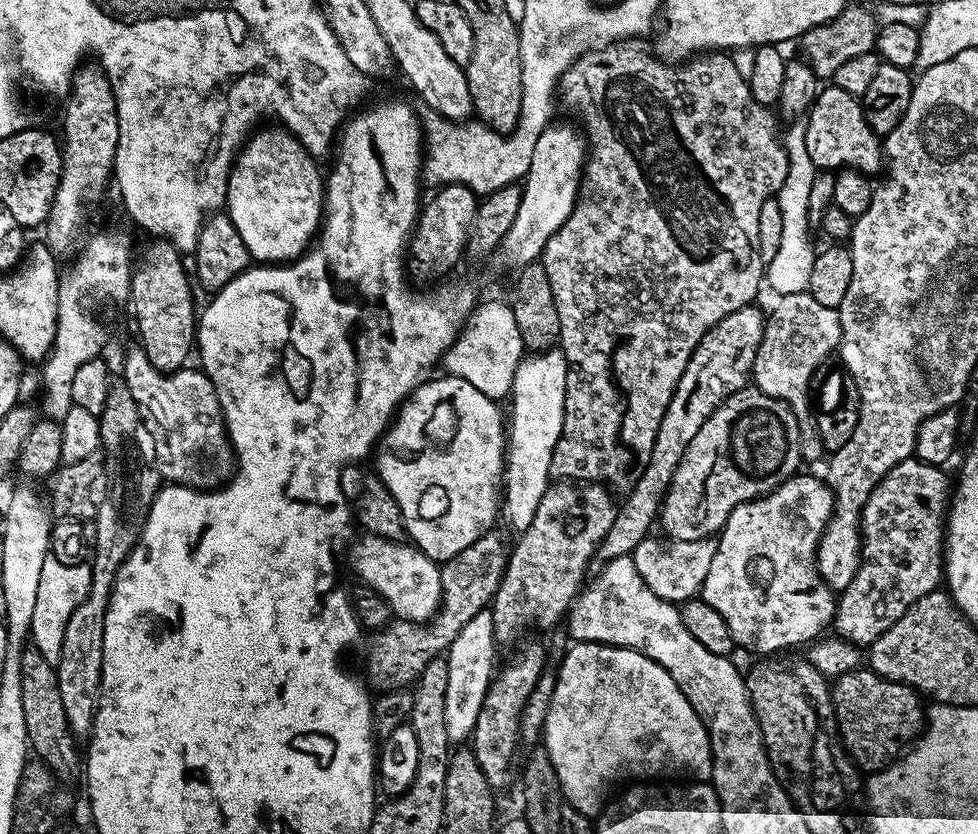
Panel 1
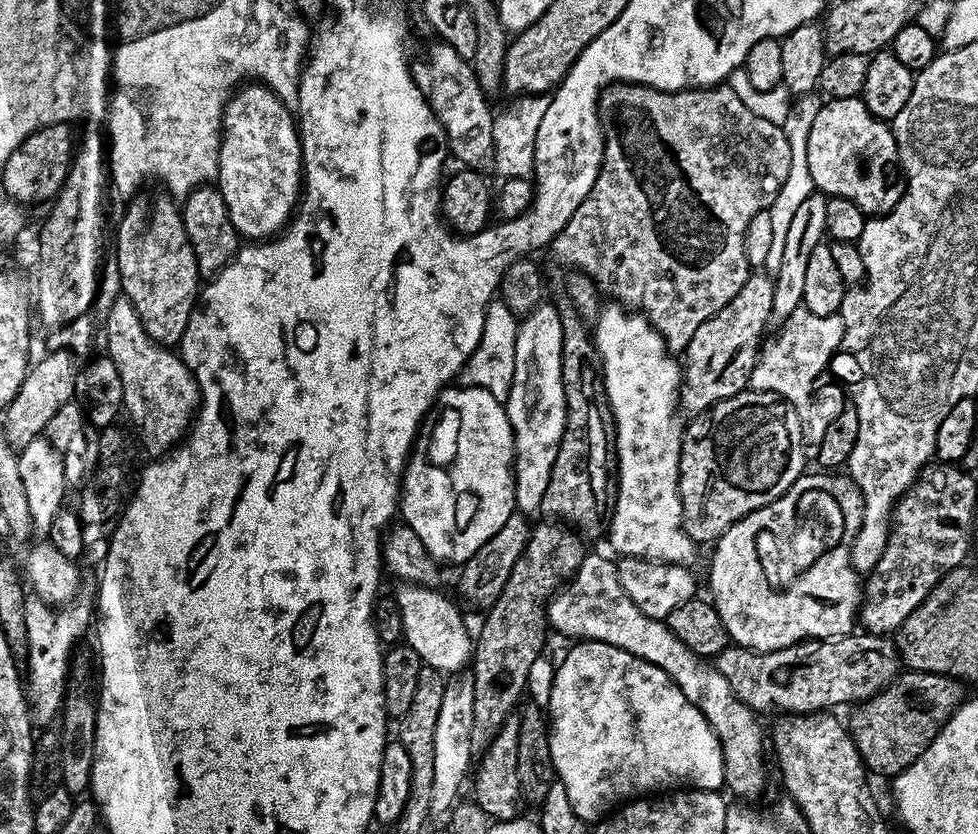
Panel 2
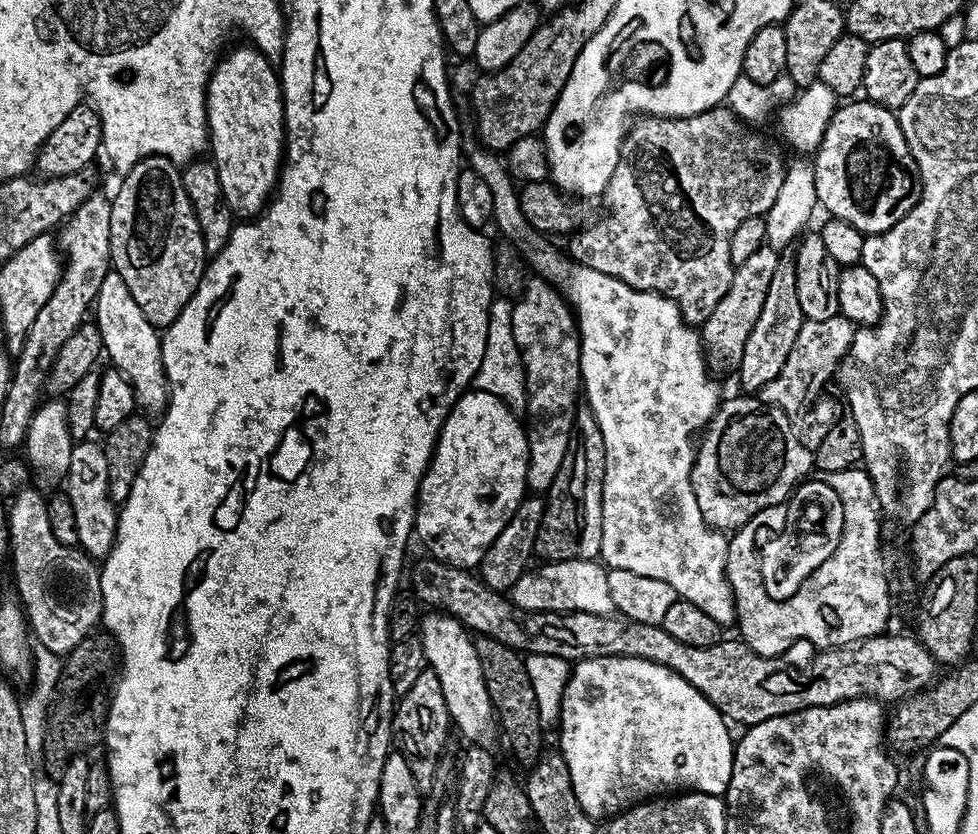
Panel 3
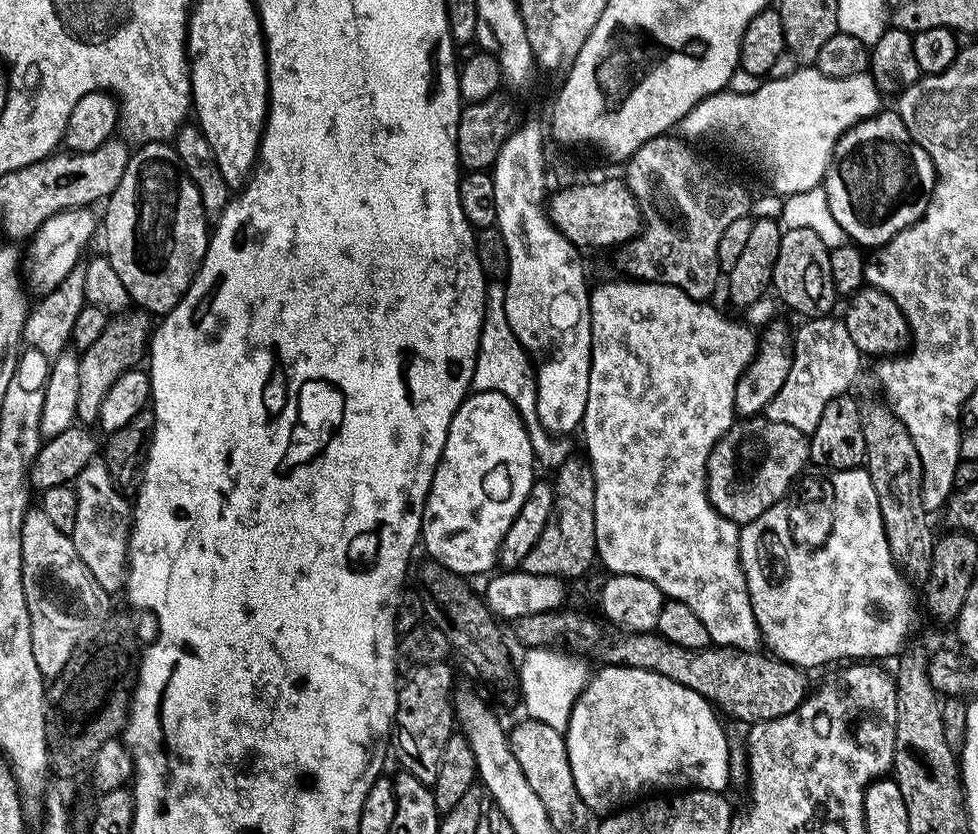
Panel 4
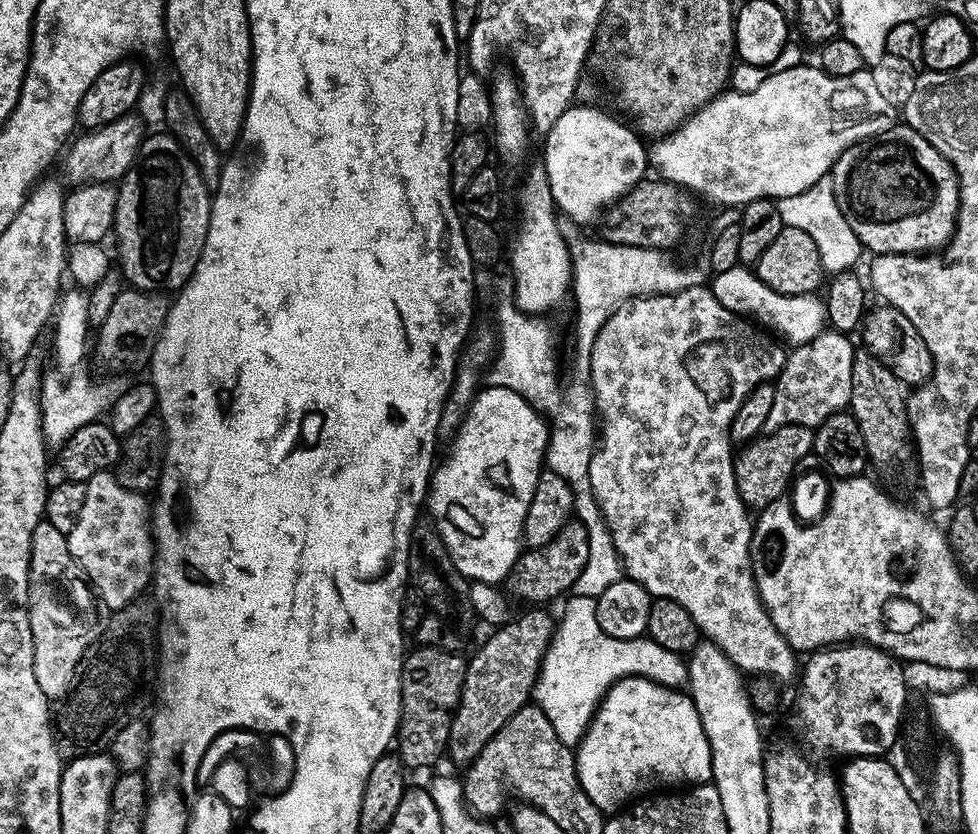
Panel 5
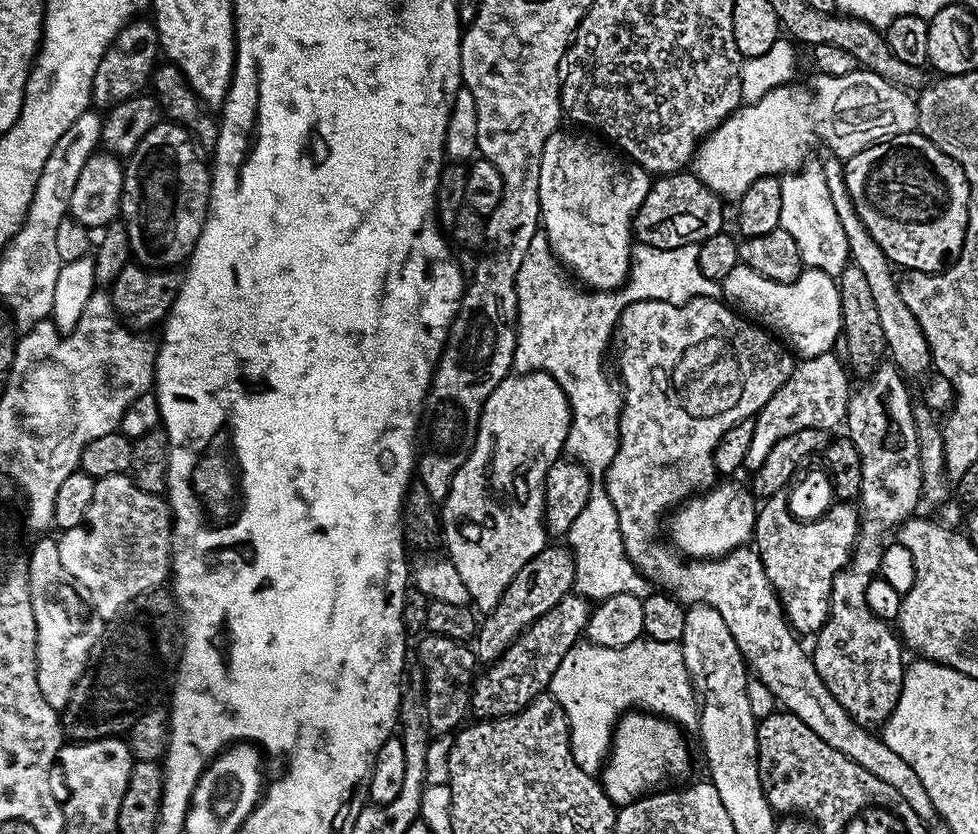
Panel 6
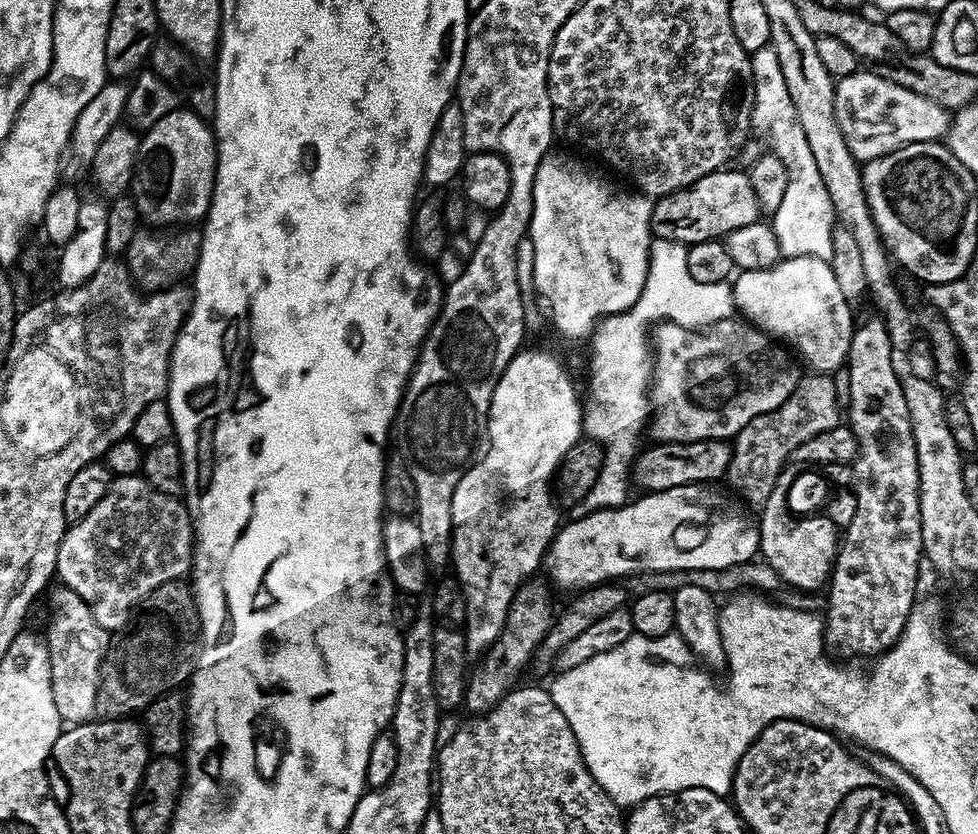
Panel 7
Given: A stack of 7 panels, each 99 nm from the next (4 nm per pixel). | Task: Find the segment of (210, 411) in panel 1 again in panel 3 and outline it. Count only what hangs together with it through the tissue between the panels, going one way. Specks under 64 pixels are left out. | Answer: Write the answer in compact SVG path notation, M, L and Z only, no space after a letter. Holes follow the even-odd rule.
M114 270L108 271L106 278L102 278L102 284L98 286L94 323L101 332L103 351L112 359L109 360L111 367L120 371L130 382L137 409L149 417L159 417L168 403L168 379L164 374L160 350L162 336L146 318L146 314L142 314L138 302L130 298L130 289L126 282L122 282L122 274Z

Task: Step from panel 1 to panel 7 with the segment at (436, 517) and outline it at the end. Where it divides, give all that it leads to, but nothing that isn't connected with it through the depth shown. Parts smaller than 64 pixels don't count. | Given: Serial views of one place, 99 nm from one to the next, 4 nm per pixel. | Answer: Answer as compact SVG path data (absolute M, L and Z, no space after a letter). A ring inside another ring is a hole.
M525 347L516 353L516 356L506 366L502 378L498 378L498 386L494 386L494 398L490 402L490 414L488 415L488 439L486 447L483 449L479 460L473 464L466 474L462 474L462 482L458 482L458 490L454 490L454 506L452 507L452 558L451 563L456 564L454 575L459 580L466 594L466 619L462 625L464 641L468 647L469 657L480 658L487 652L489 646L500 637L504 629L504 623L510 610L510 602L514 594L520 589L520 585L529 578L535 577L536 567L543 565L546 560L546 553L549 544L552 543L553 536L558 531L556 524L556 504L550 485L559 469L560 463L564 461L564 456L576 444L580 443L584 430L584 410L581 397L576 397L576 388L572 385L572 380L568 377L568 372L564 369L564 364L556 356L551 356L548 352L539 352L536 348Z

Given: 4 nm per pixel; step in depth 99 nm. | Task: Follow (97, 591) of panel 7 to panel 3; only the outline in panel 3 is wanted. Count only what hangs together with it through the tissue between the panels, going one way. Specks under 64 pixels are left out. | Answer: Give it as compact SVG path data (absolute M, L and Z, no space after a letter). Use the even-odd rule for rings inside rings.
M89 438L73 443L70 450L70 466L62 484L74 506L74 519L78 521L78 545L93 560L100 562L112 549L116 537L117 505L108 498L108 467L103 443Z

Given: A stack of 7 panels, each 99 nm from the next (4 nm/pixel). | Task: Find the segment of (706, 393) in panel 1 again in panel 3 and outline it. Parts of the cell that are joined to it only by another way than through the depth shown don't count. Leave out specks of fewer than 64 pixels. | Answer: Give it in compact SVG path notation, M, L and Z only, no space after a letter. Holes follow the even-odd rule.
M762 247L754 250L746 262L735 265L730 290L722 294L722 302L714 306L714 310L706 318L702 325L702 339L706 349L706 359L713 369L724 367L736 370L742 358L742 352L746 347L746 338L762 313L762 306L765 305L766 292L769 289L770 278L777 269L779 251L775 248Z

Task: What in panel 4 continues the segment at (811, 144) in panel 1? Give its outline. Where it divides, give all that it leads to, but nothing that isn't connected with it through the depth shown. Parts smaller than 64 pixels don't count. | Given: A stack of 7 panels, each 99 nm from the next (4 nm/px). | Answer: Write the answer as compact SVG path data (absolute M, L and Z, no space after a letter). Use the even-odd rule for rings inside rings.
M881 110L842 134L822 187L845 237L861 249L875 250L922 219L935 185L930 154L910 138L899 111Z

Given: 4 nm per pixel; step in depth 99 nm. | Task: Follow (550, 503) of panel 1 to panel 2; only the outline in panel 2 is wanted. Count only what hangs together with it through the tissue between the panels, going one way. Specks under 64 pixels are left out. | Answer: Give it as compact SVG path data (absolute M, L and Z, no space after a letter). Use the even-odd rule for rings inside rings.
M560 522L544 523L548 524L540 524L537 528L535 525L529 531L528 545L522 550L518 562L514 562L514 570L510 570L510 578L506 578L502 594L496 599L496 603L487 609L485 616L488 617L485 618L480 633L475 633L474 636L474 651L470 661L474 686L474 730L470 730L470 746L476 754L483 754L488 749L498 730L517 711L521 703L520 695L523 697L528 687L530 666L534 666L534 662L541 659L544 631L549 631L550 628L546 605L550 598L556 595L561 585L575 576L586 555L585 541L571 527Z

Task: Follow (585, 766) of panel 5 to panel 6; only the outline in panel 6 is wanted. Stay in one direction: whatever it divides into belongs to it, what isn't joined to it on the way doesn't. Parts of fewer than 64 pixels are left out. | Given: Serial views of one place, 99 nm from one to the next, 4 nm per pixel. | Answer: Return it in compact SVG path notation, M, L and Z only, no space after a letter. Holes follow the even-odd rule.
M629 710L616 721L612 746L598 779L604 793L617 806L633 804L663 789L667 780L680 780L692 768L692 756L684 741L681 725L643 710Z

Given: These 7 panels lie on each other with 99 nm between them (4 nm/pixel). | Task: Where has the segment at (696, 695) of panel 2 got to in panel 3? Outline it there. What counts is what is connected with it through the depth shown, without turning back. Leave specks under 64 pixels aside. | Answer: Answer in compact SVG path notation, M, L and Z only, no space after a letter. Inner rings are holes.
M554 560L533 567L510 589L510 599L523 612L585 612L613 615L608 574L596 560Z

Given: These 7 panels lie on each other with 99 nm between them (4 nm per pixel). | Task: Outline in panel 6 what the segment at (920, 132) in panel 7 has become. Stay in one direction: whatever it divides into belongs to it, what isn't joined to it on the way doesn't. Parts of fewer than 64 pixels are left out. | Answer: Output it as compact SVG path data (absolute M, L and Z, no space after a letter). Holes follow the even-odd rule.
M858 70L854 74L845 74L843 78L817 75L815 79L812 92L803 88L800 82L793 82L785 87L770 90L766 98L753 104L744 104L731 112L696 149L690 165L691 171L725 201L736 202L748 189L750 182L758 182L758 178L767 176L783 177L797 171L809 159L808 151L819 140L832 151L829 153L833 157L845 161L880 140L917 131L916 100L908 97L911 95L905 89L892 87L878 74Z

